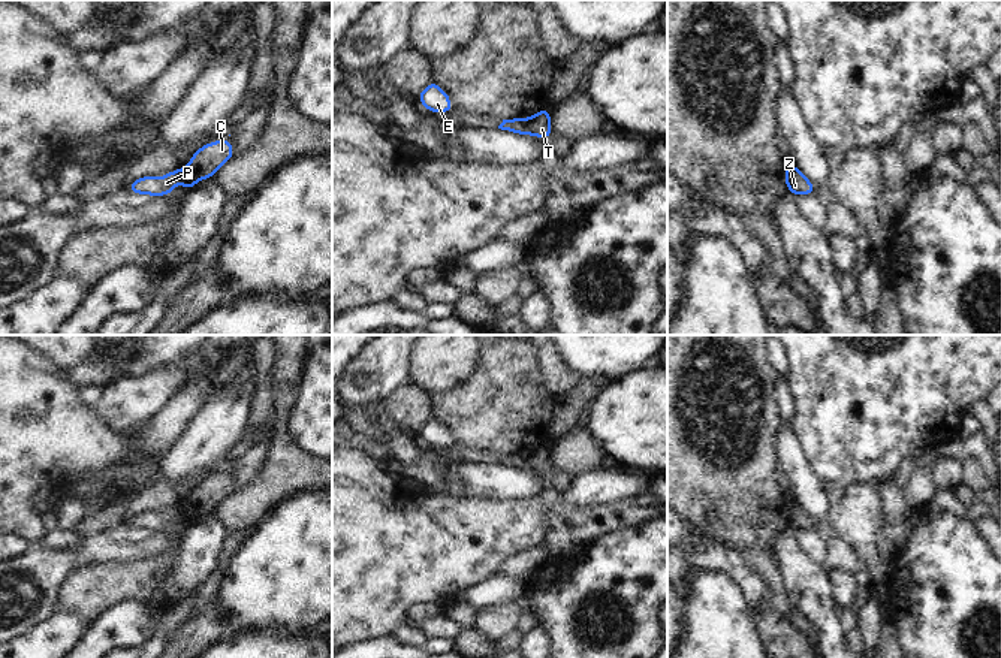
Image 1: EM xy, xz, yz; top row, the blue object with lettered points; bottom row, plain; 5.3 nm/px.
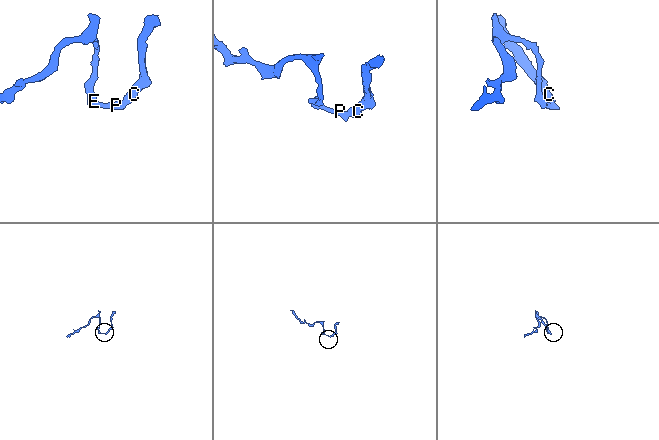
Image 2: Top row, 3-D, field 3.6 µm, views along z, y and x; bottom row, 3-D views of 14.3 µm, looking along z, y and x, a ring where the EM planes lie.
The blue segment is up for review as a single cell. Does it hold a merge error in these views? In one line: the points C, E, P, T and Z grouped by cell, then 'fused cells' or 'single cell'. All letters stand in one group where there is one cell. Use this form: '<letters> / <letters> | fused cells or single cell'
C T / E P Z | fused cells

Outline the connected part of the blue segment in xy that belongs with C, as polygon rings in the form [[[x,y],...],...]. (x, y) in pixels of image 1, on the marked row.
[[[217,139],[215,142],[200,147],[189,162],[189,172],[196,179],[209,179],[214,173],[233,157],[233,147],[229,139]]]

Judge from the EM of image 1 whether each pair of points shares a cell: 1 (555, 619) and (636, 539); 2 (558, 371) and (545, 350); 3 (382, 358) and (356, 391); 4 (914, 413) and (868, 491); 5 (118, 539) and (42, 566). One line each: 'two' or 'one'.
1: one
2: one
3: one
4: two
5: one

